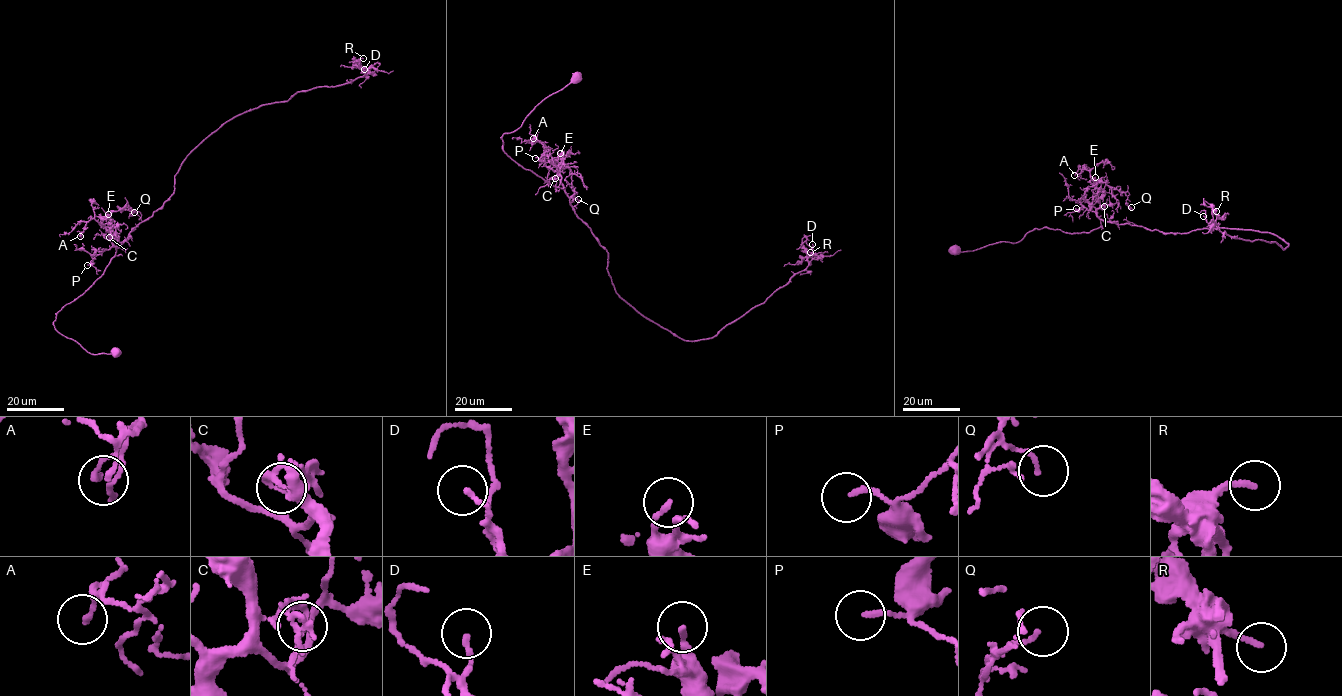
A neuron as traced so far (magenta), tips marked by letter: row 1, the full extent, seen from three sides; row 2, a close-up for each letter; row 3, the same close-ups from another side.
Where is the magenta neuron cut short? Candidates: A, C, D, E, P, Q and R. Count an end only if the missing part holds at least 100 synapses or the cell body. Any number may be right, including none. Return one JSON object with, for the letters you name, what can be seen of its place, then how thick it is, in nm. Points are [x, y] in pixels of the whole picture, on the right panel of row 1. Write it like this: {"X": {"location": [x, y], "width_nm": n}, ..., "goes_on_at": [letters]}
{"R": {"location": [1216, 211], "width_nm": 180}, "goes_on_at": ["R"]}

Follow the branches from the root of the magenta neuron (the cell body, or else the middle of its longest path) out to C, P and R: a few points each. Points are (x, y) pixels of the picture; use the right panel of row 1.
C: (954, 250), (1015, 243), (1036, 228), (1087, 233), (1101, 226), (1097, 209), (1104, 206)
P: (954, 250), (1015, 243), (1036, 228), (1070, 234), (1101, 226), (1095, 212), (1076, 208)
R: (954, 250), (1036, 228), (1087, 233), (1101, 220), (1253, 230), (1288, 246), (1232, 237), (1216, 211)

